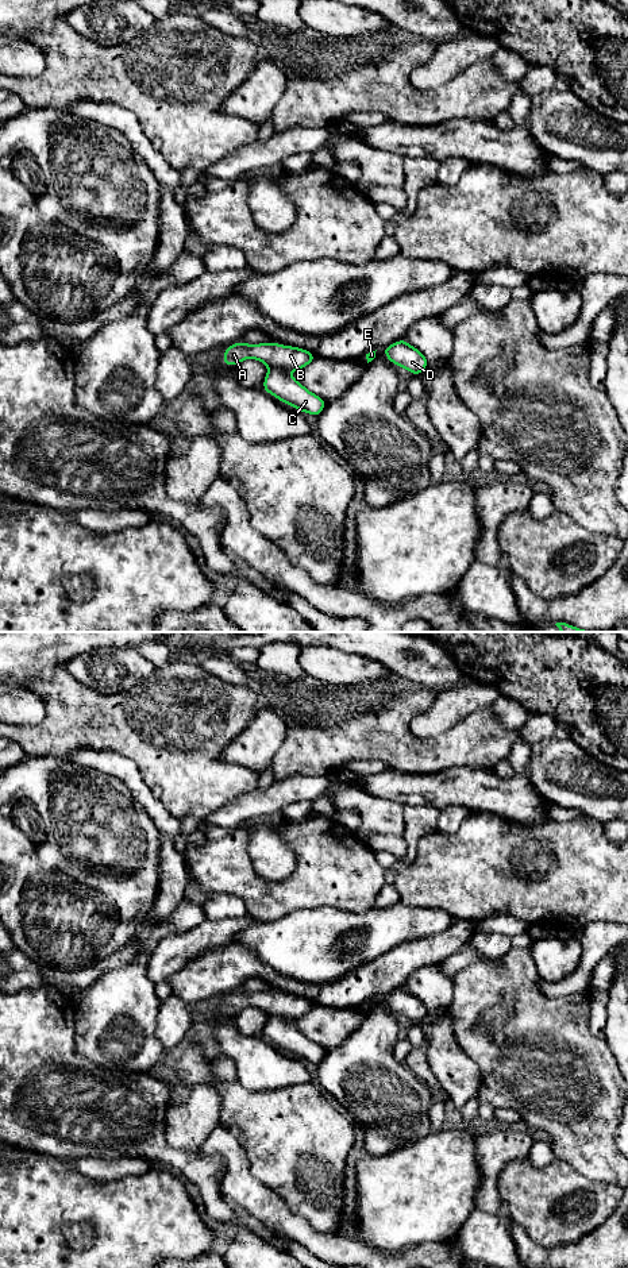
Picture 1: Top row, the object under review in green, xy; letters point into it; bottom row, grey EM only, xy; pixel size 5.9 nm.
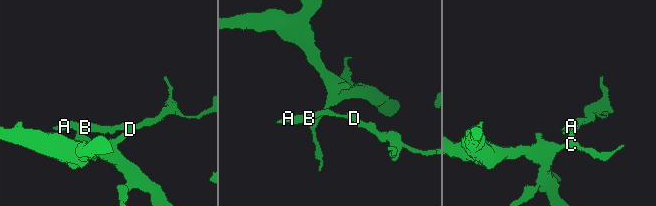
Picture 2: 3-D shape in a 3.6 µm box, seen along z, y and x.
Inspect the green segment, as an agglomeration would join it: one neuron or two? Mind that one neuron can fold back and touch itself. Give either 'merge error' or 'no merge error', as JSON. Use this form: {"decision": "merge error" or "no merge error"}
{"decision": "merge error"}

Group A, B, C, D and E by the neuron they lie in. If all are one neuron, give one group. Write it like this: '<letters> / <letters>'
A B D E / C

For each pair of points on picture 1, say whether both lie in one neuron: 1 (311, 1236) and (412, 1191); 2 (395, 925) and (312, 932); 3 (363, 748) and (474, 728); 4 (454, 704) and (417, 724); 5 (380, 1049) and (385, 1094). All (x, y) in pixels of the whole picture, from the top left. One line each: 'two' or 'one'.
1: two
2: one
3: one
4: one
5: one

